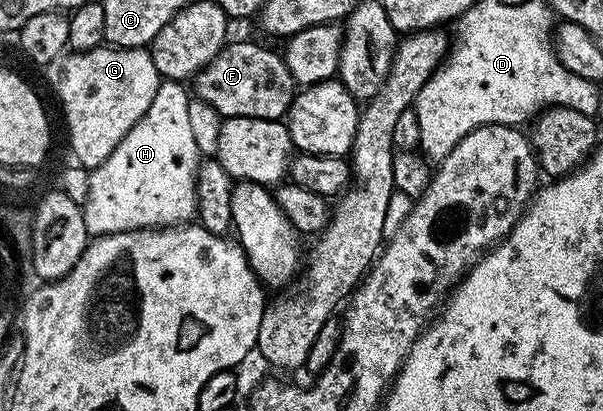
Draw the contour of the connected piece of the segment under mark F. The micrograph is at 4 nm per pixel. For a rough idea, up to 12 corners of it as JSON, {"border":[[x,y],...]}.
{"border":[[226,43],[193,79],[222,119],[280,121],[297,85],[284,57]]}

